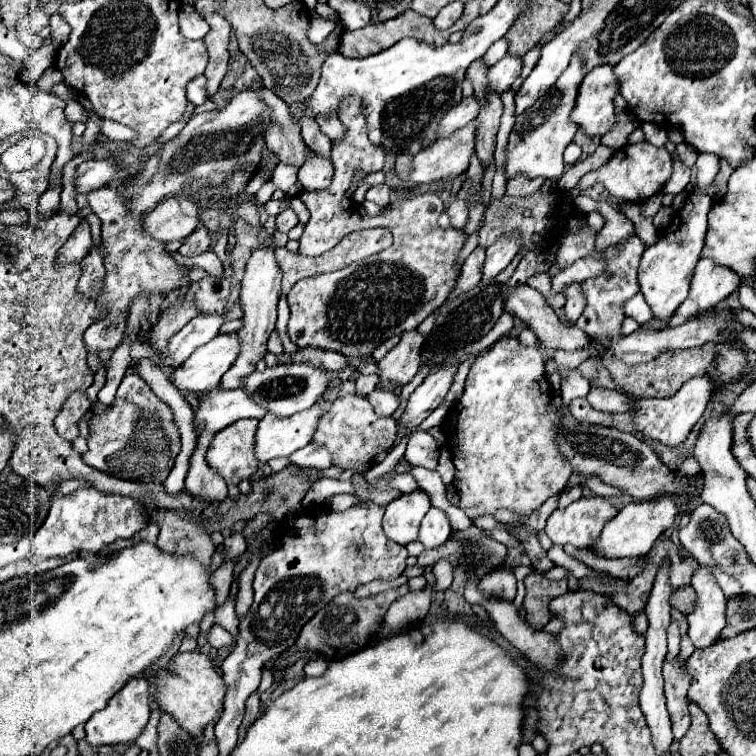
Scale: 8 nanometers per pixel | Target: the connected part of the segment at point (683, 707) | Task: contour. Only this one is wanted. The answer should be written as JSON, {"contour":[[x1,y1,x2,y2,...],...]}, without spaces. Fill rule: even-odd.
{"contour":[[681,657,665,659,663,661,663,679,665,679,665,699,667,699,667,711,673,721,673,735,675,739,681,739,689,729,689,699,687,691,691,687,691,679,687,673,687,661,681,663]]}

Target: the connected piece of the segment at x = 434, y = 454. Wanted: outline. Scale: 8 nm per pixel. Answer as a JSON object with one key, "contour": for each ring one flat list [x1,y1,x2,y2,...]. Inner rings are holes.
{"contour":[[413,431,407,443,407,451,405,451,405,459,411,465,419,465,425,469,435,471,437,469,437,457,439,457,439,447,437,441,425,433,425,431]]}

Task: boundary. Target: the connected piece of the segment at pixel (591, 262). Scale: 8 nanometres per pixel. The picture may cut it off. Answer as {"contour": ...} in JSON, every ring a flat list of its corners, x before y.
{"contour":[[583,257,579,261,575,261,571,267,563,269,561,273,557,273,551,281,553,285,553,295,561,293,565,285,571,285,573,281,585,281,589,277,597,277,603,273,603,267,605,263,601,259,595,259,595,257]]}

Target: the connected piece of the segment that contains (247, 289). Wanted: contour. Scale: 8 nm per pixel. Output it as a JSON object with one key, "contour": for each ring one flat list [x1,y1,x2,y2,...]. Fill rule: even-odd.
{"contour":[[271,247,257,249,245,267,243,289,241,289,241,307,243,307,243,319,245,319,245,325,237,333,241,335,241,343,243,343,241,355,237,357,233,367,223,375,219,387,239,389,243,381,247,379,247,375,255,371,255,363,267,353,267,339,269,339,269,333,275,329,275,321,277,321,277,301,279,301,277,291,279,289,281,289,281,269,275,261,273,249]]}

